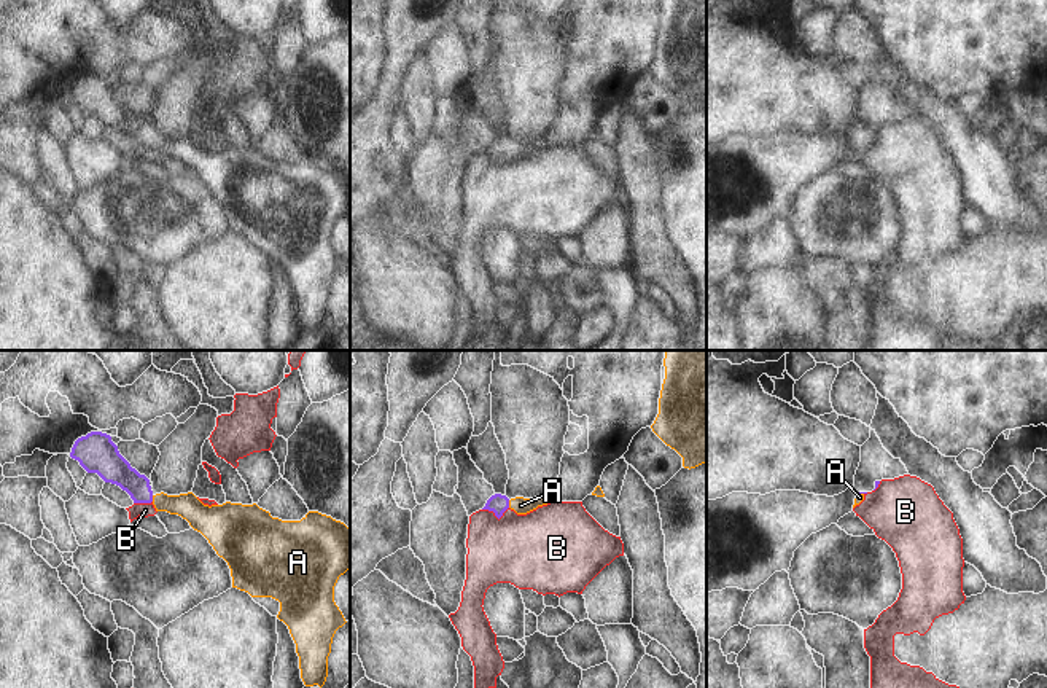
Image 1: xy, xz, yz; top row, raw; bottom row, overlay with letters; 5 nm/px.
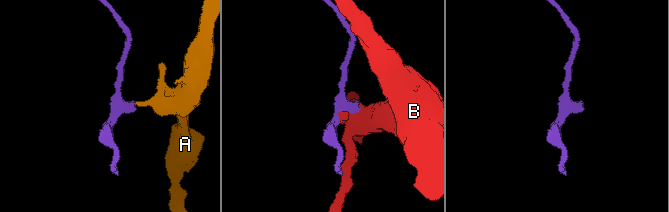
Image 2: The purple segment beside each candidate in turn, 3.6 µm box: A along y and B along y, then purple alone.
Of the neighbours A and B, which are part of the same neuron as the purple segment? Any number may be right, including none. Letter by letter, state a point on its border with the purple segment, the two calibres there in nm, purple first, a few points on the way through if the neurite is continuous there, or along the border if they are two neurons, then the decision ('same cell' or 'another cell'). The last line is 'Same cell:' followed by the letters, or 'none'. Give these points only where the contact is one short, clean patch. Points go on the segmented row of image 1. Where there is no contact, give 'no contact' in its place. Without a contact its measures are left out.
A: meets purple in xz at (508, 504); 100 nm thick on the purple side, 90 nm on the other; runs through xz (498, 504), (508, 504), (521, 505); same cell
B: meets purple in xz at (495, 515); 100 nm thick on the purple side, 380 nm on the other; another cell
Same cell: A

